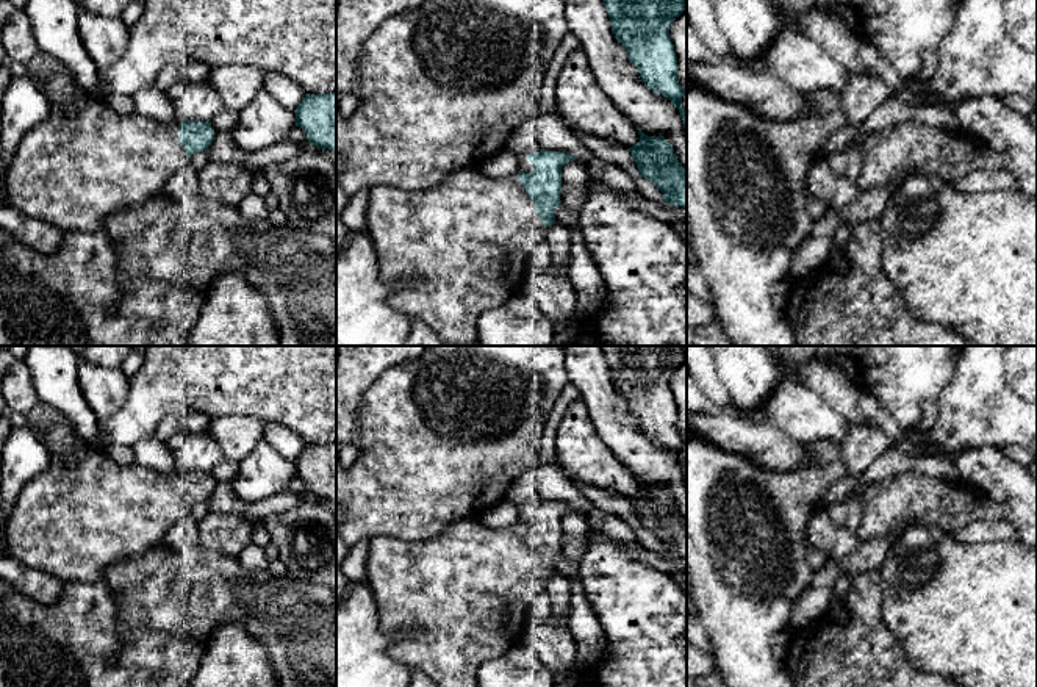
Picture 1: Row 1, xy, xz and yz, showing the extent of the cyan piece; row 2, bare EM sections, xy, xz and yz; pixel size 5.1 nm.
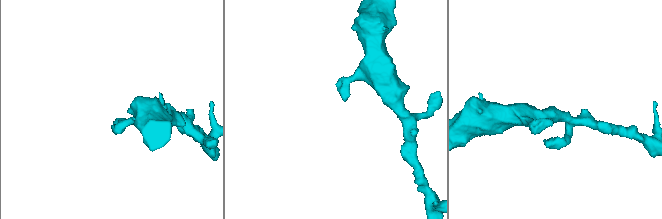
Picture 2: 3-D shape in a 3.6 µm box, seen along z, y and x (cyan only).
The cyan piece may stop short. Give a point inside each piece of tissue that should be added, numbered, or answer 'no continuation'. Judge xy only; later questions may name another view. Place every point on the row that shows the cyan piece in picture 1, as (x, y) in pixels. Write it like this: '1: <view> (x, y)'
1: xy (74, 171)

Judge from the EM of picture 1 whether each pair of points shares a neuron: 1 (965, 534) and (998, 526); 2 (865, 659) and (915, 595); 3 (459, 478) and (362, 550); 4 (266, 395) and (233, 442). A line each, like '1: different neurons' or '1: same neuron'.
1: same neuron
2: different neurons
3: different neurons
4: different neurons

